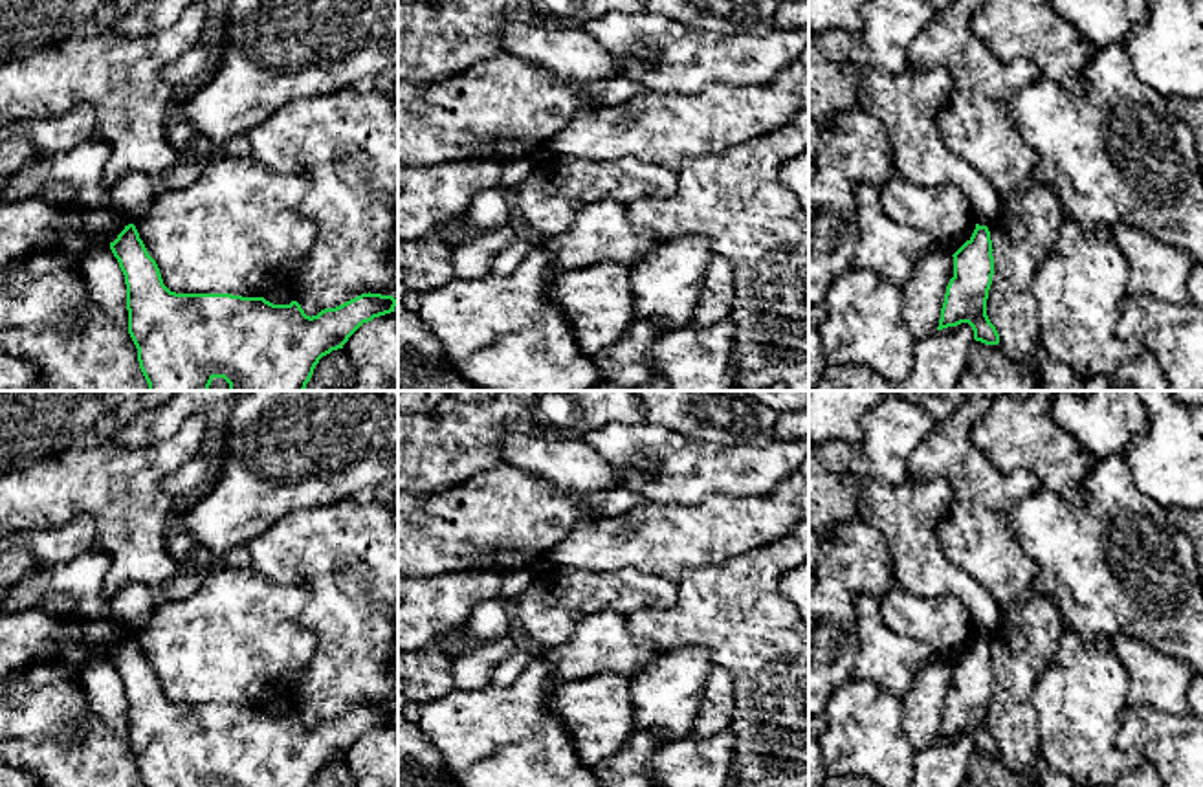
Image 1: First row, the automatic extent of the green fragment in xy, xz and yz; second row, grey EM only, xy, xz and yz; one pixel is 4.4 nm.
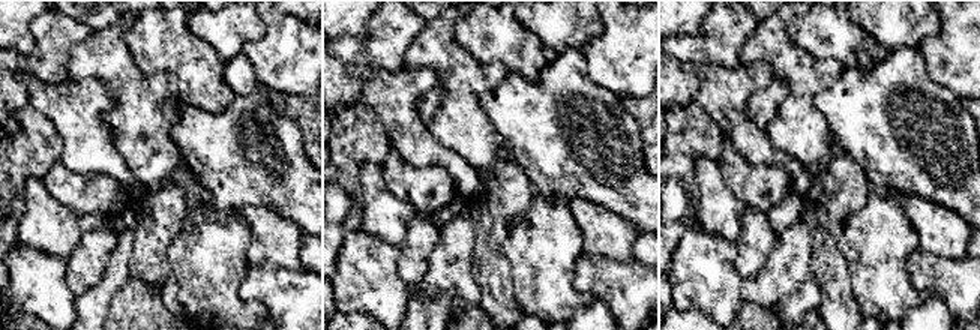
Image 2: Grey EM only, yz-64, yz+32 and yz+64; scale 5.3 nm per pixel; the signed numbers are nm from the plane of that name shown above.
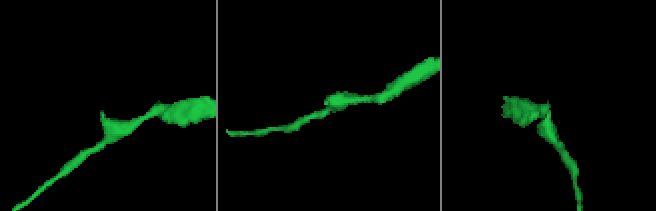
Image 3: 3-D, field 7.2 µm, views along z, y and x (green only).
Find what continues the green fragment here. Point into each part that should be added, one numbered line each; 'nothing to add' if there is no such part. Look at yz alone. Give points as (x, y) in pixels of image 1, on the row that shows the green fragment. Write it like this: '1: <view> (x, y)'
nothing to add

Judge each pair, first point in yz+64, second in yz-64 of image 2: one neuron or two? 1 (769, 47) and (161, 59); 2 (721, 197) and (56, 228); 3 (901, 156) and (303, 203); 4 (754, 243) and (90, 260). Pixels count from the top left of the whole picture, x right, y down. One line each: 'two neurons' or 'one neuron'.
1: two neurons
2: one neuron
3: one neuron
4: one neuron

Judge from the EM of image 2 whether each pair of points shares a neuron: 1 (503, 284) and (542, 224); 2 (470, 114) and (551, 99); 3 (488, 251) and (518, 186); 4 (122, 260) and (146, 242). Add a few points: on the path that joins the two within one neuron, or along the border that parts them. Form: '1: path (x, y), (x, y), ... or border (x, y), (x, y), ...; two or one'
1: border (505, 237), (505, 255), (520, 306); two
2: border (502, 80), (480, 96), (480, 105), (506, 141); two
3: path (490, 234), (493, 212), (502, 203); one
4: border (135, 230), (129, 275); two

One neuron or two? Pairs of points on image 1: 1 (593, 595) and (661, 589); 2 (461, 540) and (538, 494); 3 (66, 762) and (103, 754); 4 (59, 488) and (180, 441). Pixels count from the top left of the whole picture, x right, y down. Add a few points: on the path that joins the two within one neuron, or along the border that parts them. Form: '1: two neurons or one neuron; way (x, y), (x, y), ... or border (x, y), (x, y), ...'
1: one neuron; way (609, 591), (644, 591)
2: one neuron; way (479, 525), (512, 520), (519, 512)
3: one neuron; way (76, 762), (94, 762)
4: one neuron; way (90, 483), (125, 483), (140, 472), (151, 472)

